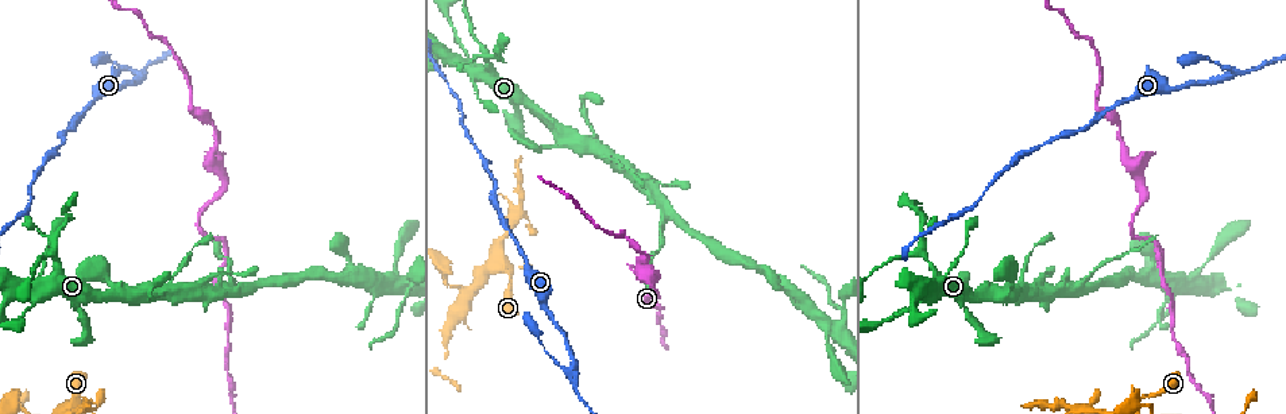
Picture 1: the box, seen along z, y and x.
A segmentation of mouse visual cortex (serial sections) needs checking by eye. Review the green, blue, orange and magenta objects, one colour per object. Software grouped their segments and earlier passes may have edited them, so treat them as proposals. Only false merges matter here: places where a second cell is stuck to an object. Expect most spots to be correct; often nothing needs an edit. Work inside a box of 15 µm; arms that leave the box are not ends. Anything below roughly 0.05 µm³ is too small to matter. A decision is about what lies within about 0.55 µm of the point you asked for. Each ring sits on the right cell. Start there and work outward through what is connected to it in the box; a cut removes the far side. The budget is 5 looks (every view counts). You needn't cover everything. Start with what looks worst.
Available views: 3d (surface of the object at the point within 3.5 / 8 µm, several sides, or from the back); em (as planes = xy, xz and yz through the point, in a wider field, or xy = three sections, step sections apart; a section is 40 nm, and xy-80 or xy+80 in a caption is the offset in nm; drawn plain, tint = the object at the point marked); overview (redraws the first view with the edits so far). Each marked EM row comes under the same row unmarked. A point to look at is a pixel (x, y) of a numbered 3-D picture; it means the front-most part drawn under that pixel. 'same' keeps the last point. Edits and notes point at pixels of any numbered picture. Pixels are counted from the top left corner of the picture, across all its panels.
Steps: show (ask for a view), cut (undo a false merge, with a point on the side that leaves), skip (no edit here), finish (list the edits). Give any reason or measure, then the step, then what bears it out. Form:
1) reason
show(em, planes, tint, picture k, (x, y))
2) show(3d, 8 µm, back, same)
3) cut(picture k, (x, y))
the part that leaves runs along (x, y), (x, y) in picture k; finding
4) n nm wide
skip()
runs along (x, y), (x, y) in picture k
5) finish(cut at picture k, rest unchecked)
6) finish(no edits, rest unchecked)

show(3d, 3.5 µm, picture 1, (1143, 395))

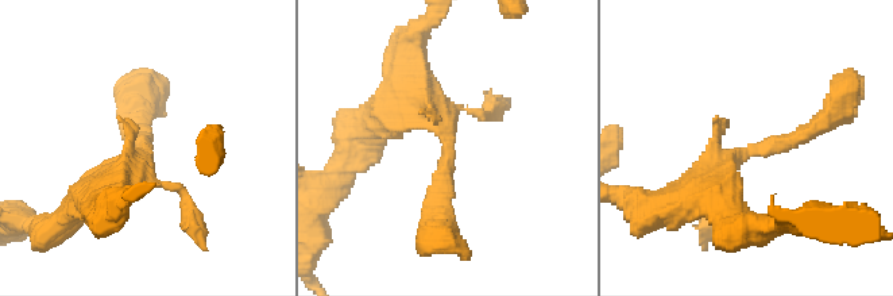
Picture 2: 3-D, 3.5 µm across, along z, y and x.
show(em, xy, step 3, tint, picture 2, (750, 150))

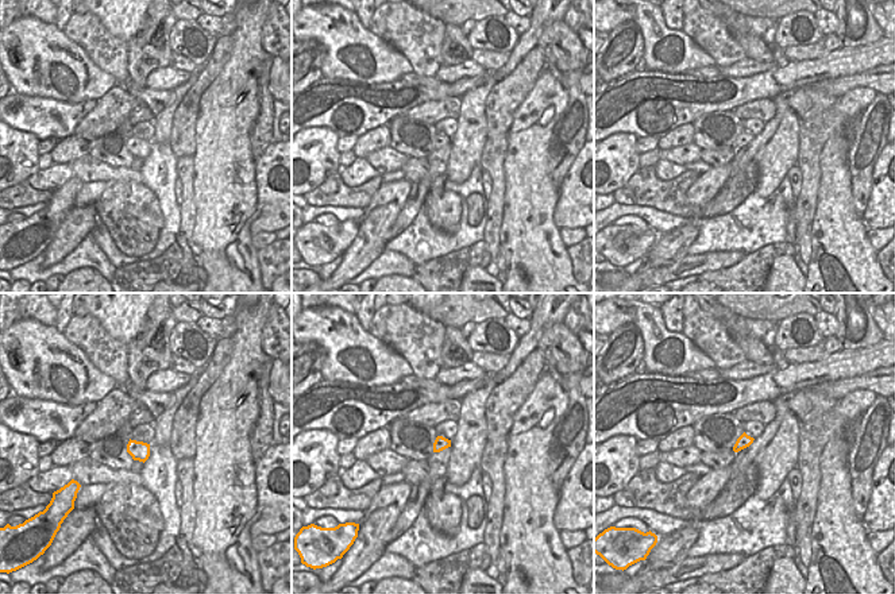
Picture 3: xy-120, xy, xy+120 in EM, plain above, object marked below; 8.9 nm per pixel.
120 nm wide
skip()
runs along (440, 223), (448, 123), (414, 92), (398, 106) in picture 2; continuous, no second cell

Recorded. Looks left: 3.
three-way junction
show(3d, 8 µm, picture 1, (921, 253))

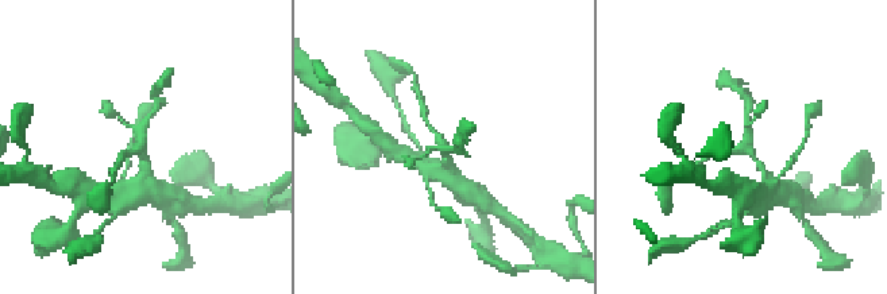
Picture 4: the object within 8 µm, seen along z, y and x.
closer look
show(3d, 3.5 µm, picture 4, (141, 154))

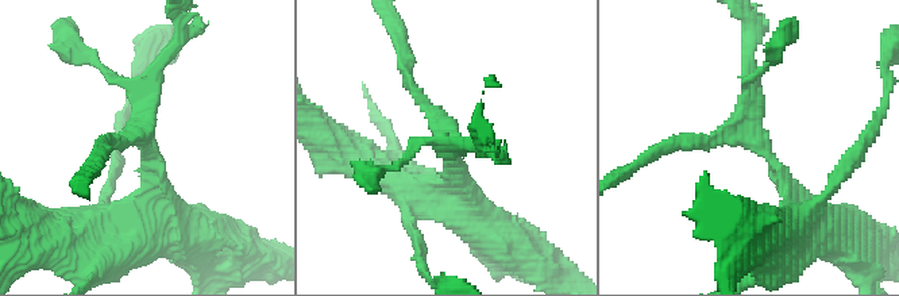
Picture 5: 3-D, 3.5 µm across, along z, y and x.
skip()
runs along (805, 207), (749, 137), (749, 53) in picture 5; continuous, no second cell

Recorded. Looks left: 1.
finish(no edits, rest unchecked)

